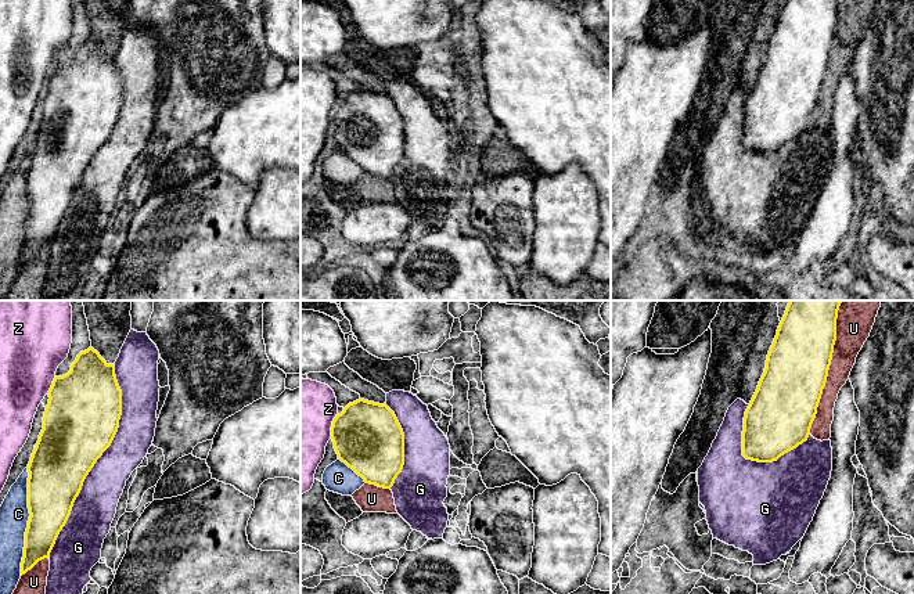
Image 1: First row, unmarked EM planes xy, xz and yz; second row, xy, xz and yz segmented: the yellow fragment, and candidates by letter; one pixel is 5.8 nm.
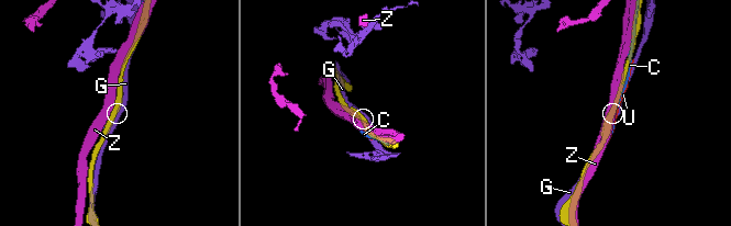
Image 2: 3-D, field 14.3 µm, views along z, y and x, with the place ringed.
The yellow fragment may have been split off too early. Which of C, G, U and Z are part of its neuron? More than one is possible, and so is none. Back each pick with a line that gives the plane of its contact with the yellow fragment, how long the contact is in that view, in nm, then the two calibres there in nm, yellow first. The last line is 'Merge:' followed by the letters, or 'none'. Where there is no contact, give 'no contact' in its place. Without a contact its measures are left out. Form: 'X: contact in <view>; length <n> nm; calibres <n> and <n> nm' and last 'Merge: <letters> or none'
Merge: none

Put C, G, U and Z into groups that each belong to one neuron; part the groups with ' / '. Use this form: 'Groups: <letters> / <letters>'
Groups: C / G / U / Z

